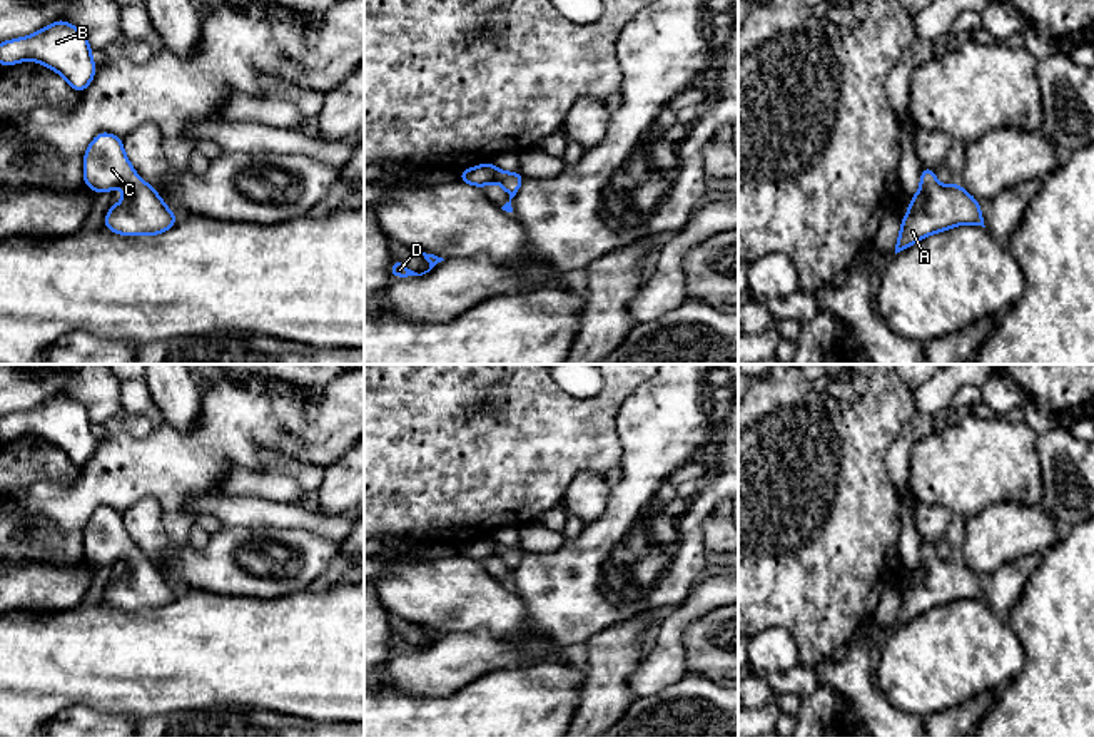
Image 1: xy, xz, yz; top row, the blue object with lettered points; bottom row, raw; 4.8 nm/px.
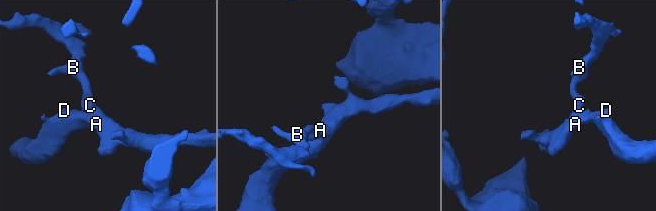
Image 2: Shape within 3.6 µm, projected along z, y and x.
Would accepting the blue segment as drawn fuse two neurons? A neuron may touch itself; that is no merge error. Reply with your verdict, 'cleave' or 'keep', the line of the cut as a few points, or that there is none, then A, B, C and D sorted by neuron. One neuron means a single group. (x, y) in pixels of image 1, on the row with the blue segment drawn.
keep | no cut | A B C D

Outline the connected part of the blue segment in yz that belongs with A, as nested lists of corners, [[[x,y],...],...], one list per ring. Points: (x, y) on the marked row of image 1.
[[[922,165],[920,189],[909,202],[909,212],[900,219],[895,254],[915,242],[955,226],[984,226],[980,204],[959,182],[940,186],[935,170]]]

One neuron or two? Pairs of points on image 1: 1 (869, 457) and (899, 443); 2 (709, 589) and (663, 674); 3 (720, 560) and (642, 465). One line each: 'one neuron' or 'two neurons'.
1: two neurons
2: one neuron
3: two neurons

